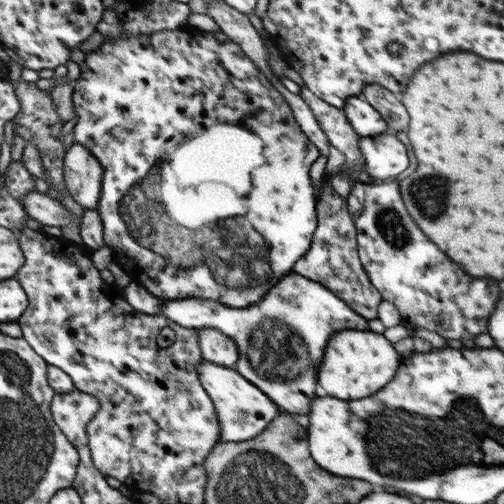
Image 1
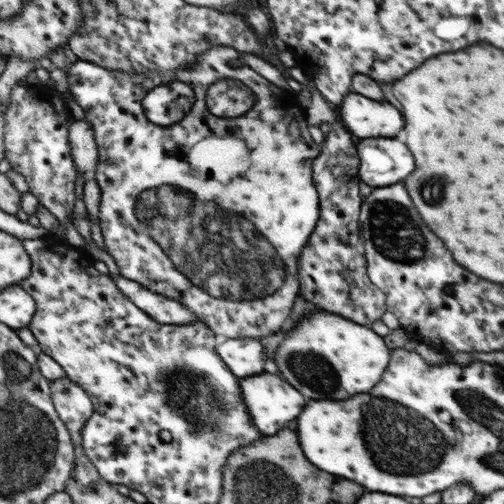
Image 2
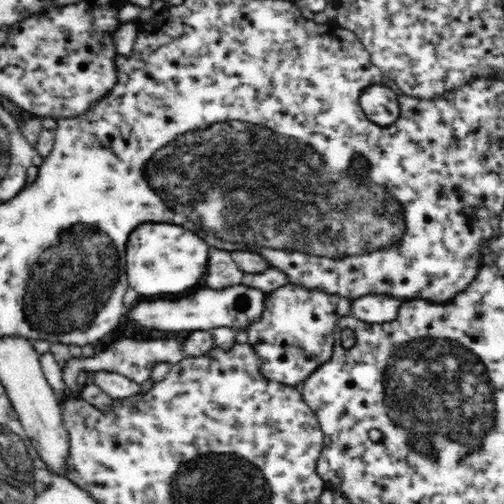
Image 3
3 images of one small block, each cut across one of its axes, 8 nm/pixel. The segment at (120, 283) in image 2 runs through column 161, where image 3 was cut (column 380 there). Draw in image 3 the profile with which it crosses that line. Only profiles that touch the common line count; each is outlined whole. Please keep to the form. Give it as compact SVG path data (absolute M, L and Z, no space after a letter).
M364 296L352 302L350 306L350 316L358 318L360 322L368 324L384 324L384 322L394 322L398 318L398 312L402 308L404 300L396 300L390 296Z

